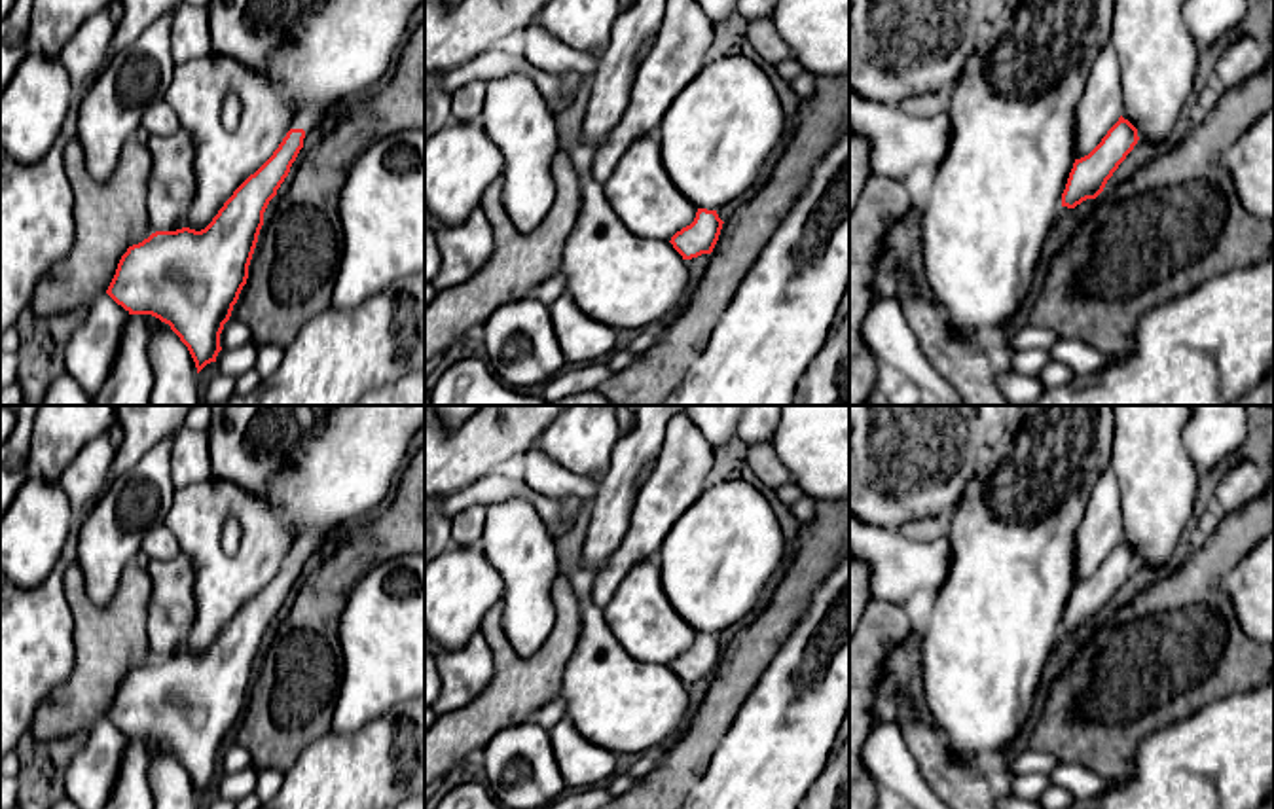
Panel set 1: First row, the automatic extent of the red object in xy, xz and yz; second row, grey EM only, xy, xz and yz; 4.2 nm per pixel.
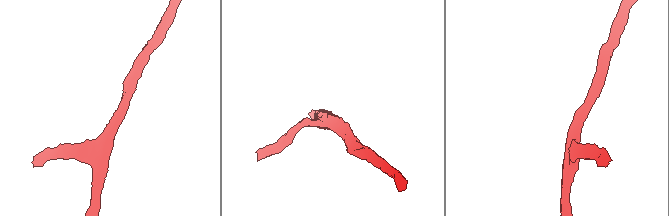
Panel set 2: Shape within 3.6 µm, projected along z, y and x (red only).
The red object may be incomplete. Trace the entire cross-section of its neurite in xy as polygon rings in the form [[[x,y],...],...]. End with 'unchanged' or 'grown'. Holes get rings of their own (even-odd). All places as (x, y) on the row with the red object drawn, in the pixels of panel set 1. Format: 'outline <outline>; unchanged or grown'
outline [[[290,129],[273,155],[250,174],[201,229],[155,231],[121,256],[106,294],[129,315],[152,315],[169,324],[188,347],[197,373],[216,362],[220,333],[248,279],[248,265],[264,225],[264,212],[290,172],[305,131]]]; unchanged

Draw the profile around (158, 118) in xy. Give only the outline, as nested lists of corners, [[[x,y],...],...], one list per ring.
[[[163,99],[152,102],[144,110],[140,125],[150,135],[161,135],[161,136],[169,136],[182,129],[178,116]]]

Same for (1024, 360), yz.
[[[1018,349],[1012,352],[1012,368],[1024,375],[1039,375],[1052,362],[1045,349]]]

